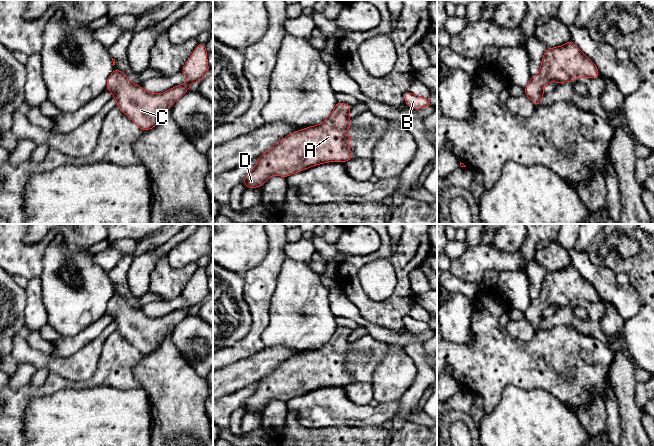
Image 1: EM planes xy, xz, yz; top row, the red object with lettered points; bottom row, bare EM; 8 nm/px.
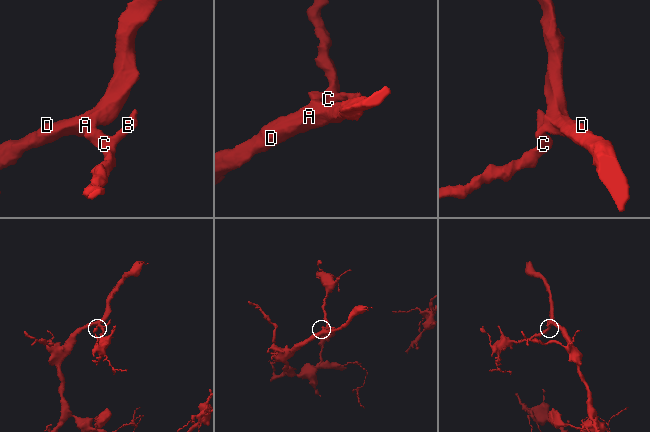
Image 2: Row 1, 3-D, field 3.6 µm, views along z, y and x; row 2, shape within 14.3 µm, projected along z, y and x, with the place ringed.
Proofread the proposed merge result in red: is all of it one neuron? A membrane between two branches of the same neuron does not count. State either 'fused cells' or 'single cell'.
single cell

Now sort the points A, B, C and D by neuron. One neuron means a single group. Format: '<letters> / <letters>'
A B C D

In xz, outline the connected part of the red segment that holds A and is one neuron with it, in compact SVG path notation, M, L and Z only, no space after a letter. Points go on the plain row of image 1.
M337 324L331 339L316 350L292 356L271 373L261 378L255 391L249 395L243 404L245 411L262 411L270 400L288 401L295 396L303 395L311 390L326 386L342 386L354 383L354 378L348 372L347 365L353 364L347 360L351 351L351 342L348 340L351 329Z

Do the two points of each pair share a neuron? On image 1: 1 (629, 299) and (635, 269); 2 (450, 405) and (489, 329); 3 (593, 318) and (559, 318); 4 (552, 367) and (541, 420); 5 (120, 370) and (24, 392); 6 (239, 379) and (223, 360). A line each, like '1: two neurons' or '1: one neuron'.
1: two neurons
2: two neurons
3: one neuron
4: two neurons
5: one neuron
6: two neurons

